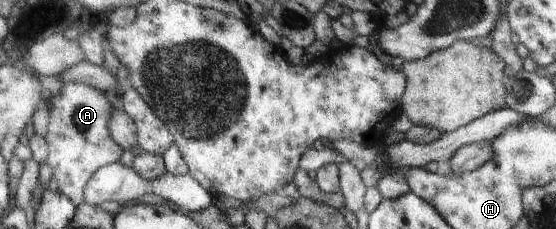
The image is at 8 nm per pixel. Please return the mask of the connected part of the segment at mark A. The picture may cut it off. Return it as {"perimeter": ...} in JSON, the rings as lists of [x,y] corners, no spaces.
{"perimeter":[[[77,82],[66,83],[46,103],[50,113],[45,141],[48,143],[46,162],[57,179],[58,191],[66,195],[76,206],[84,201],[83,188],[99,167],[117,163],[124,149],[111,137],[108,123],[113,106],[107,94],[99,88]]]}

